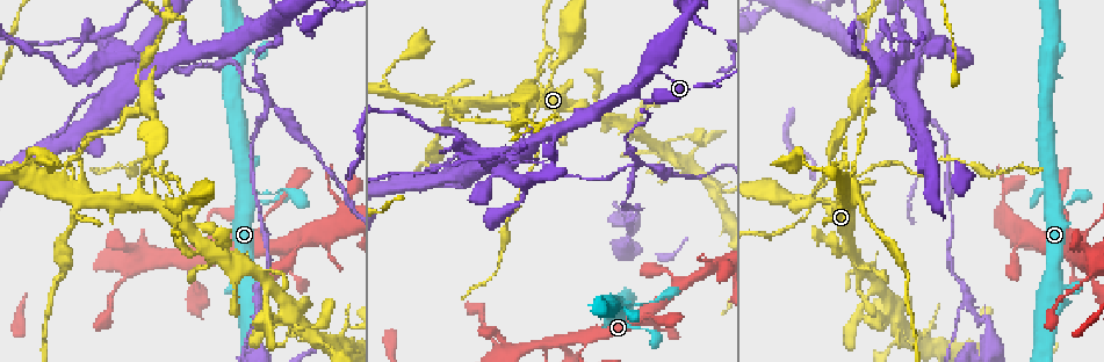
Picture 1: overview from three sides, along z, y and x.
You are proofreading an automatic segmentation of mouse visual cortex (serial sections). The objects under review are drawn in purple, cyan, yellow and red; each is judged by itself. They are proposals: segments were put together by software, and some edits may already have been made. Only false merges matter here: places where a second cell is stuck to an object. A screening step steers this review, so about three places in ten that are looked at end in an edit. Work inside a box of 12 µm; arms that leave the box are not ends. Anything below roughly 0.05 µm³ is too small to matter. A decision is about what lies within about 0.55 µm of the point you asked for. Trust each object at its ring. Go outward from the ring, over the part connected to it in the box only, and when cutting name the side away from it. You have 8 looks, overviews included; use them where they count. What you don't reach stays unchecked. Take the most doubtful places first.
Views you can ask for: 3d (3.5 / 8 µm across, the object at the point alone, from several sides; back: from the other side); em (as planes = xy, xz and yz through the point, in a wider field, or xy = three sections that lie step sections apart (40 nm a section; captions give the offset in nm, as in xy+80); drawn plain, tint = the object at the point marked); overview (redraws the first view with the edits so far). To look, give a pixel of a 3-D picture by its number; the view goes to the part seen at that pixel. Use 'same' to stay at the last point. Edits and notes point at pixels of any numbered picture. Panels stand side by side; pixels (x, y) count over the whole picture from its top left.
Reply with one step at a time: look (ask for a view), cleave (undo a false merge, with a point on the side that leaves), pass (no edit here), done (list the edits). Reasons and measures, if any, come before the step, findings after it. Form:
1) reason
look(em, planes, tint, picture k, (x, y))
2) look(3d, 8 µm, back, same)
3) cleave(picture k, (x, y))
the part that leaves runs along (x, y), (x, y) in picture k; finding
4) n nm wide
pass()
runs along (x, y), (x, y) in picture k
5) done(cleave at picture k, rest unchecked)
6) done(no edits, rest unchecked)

four arms meet
look(3d, 3.5 µm, picture 1, (463, 106))

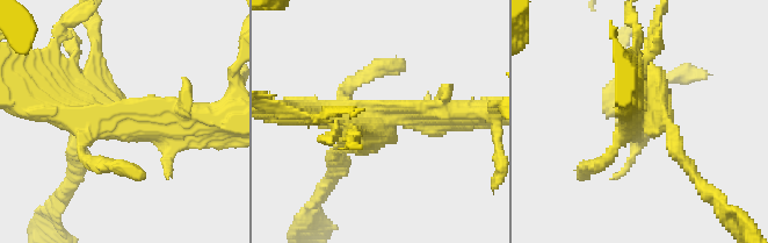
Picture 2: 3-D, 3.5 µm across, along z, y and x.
cleave(picture 2, (672, 145))
two cells meet here

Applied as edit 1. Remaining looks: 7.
see it whole again
look(overview)

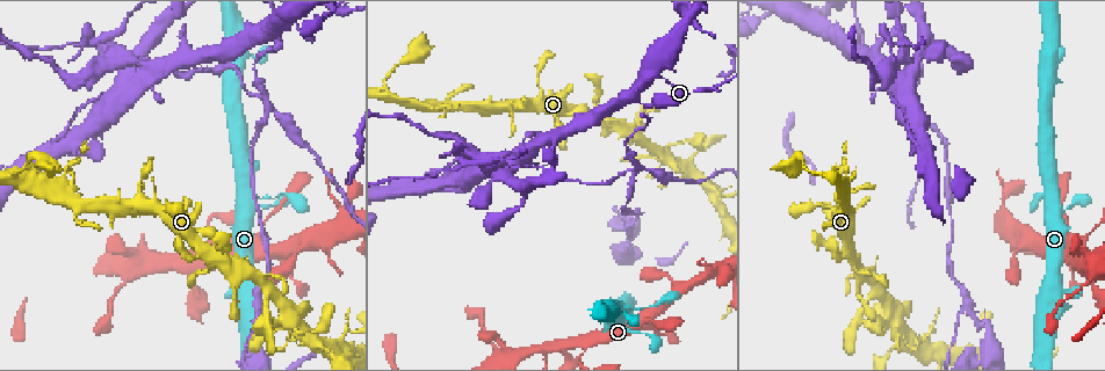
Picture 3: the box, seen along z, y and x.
four or more arms meet
look(3d, 8 µm, back, picture 3, (629, 311))

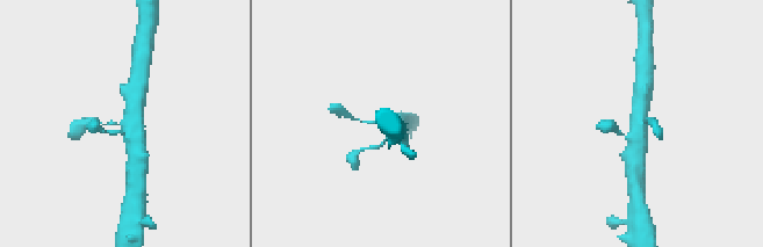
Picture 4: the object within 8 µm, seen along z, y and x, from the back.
now the EM
look(em, xy, step 1, tint, picture 4, (643, 126))

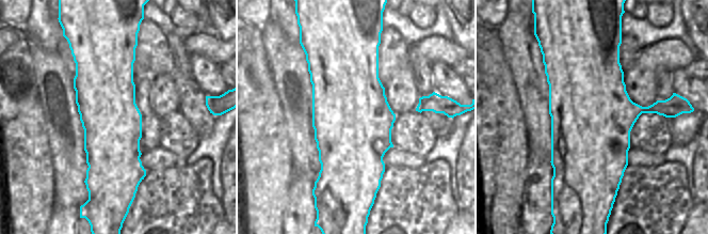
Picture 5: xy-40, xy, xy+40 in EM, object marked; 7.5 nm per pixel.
pass()
one cell here

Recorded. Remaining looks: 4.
abrupt turn
look(3d, 8 µm, picture 3, (839, 259))

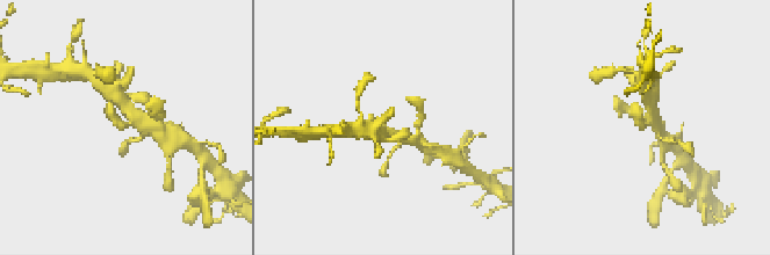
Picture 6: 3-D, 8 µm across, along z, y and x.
look(em, xy, step 3, tint, picture 6, (118, 124))

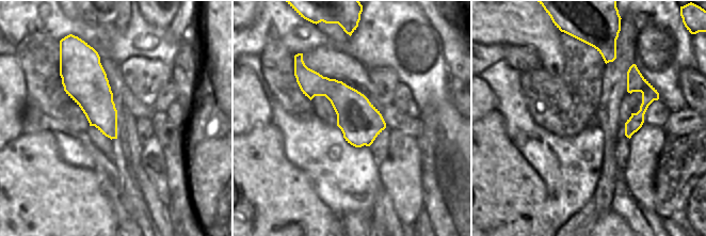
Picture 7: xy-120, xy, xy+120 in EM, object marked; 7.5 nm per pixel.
320 nm wide
pass()
all the same cell

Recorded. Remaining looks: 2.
done(cleave at picture 2, rest unchecked)

